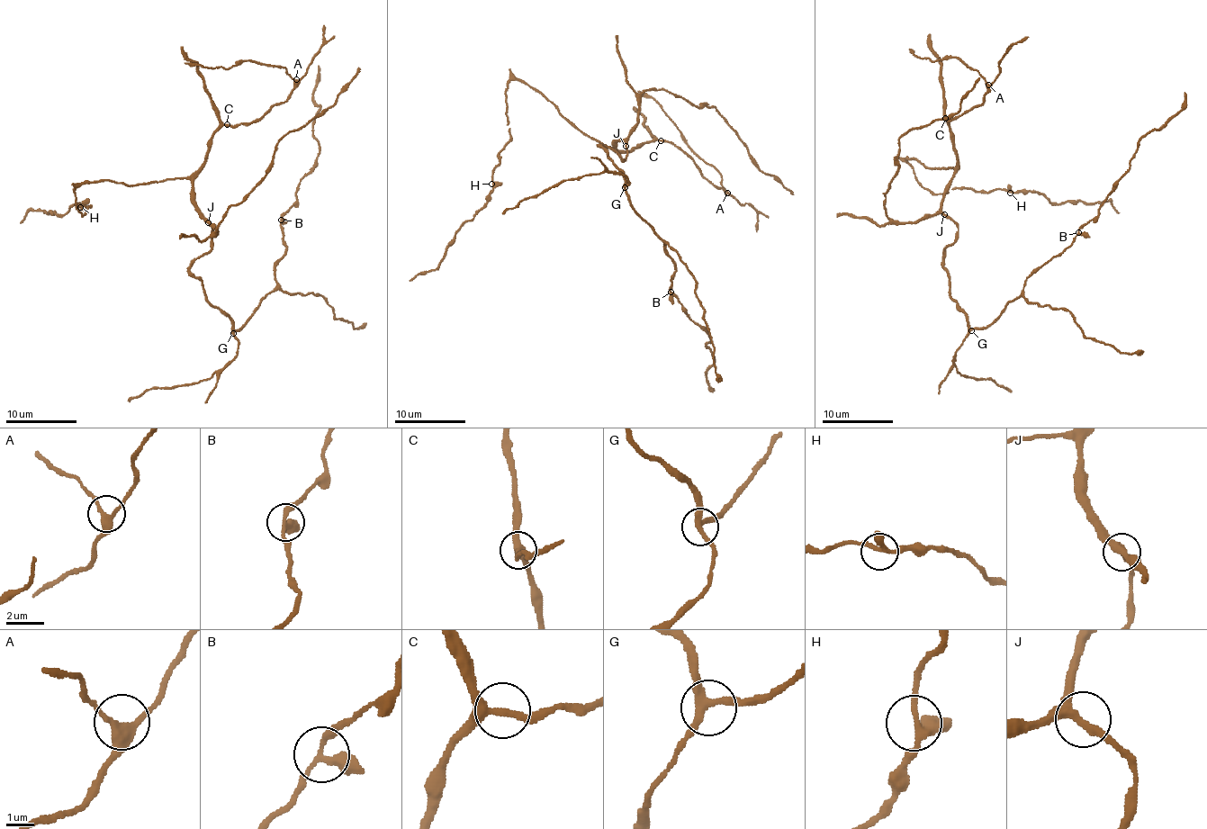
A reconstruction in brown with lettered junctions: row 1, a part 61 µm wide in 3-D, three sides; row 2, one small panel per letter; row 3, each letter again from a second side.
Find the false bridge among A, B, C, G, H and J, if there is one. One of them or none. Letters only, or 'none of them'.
none of them

